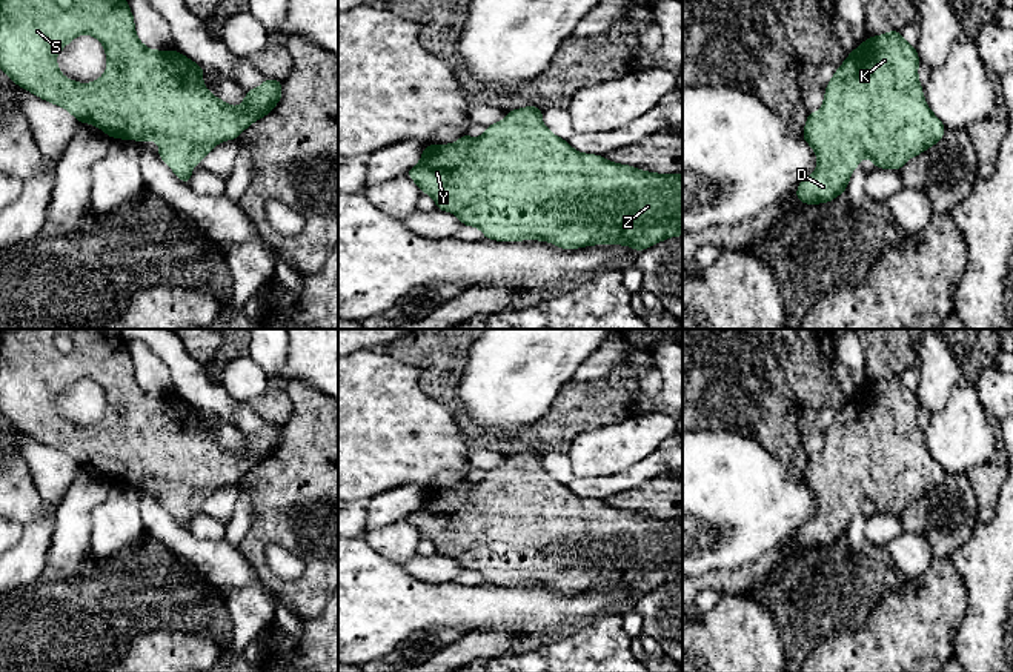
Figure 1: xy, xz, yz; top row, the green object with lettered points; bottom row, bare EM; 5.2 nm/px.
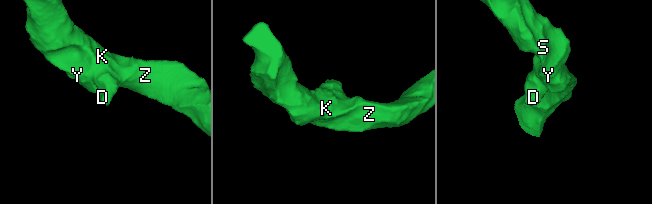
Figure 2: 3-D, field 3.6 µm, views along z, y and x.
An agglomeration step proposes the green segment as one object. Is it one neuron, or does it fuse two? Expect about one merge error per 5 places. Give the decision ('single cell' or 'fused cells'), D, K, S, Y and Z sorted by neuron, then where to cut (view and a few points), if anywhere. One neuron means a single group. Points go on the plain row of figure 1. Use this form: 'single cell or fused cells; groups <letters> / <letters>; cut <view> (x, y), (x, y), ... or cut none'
single cell; groups D K S Y Z; cut none

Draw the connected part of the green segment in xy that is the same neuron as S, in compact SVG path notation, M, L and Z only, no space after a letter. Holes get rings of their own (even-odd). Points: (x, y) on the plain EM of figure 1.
M2 329L0 337L0 414L12 427L37 441L68 454L80 467L91 467L103 474L108 481L137 486L155 484L158 500L172 512L172 517L189 529L192 511L200 509L214 491L237 481L254 466L267 460L281 443L281 426L266 423L257 434L249 434L238 452L226 449L212 440L203 429L203 417L195 406L177 395L152 395L135 380L132 357L126 341L103 329ZM91 378L106 395L106 417L92 427L81 429L65 423L55 408L57 398L75 381Z

